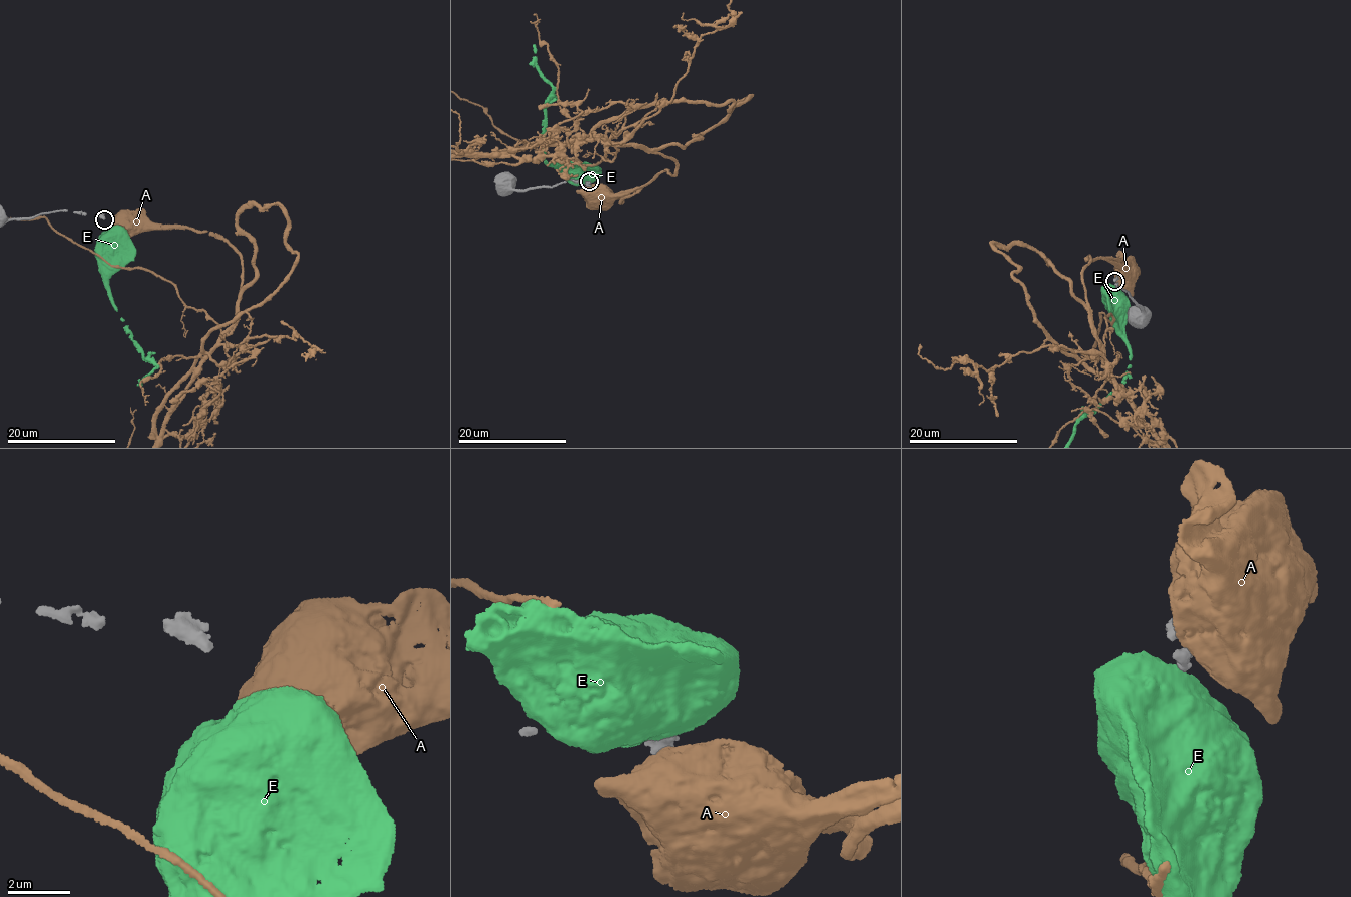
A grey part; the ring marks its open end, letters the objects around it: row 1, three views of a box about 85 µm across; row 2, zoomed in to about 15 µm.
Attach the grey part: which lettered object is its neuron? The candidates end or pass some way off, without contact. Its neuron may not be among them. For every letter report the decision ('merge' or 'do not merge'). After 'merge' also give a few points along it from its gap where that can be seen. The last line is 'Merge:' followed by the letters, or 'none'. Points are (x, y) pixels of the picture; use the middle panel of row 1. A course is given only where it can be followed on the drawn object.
A: do not merge
E: do not merge
Merge: none

